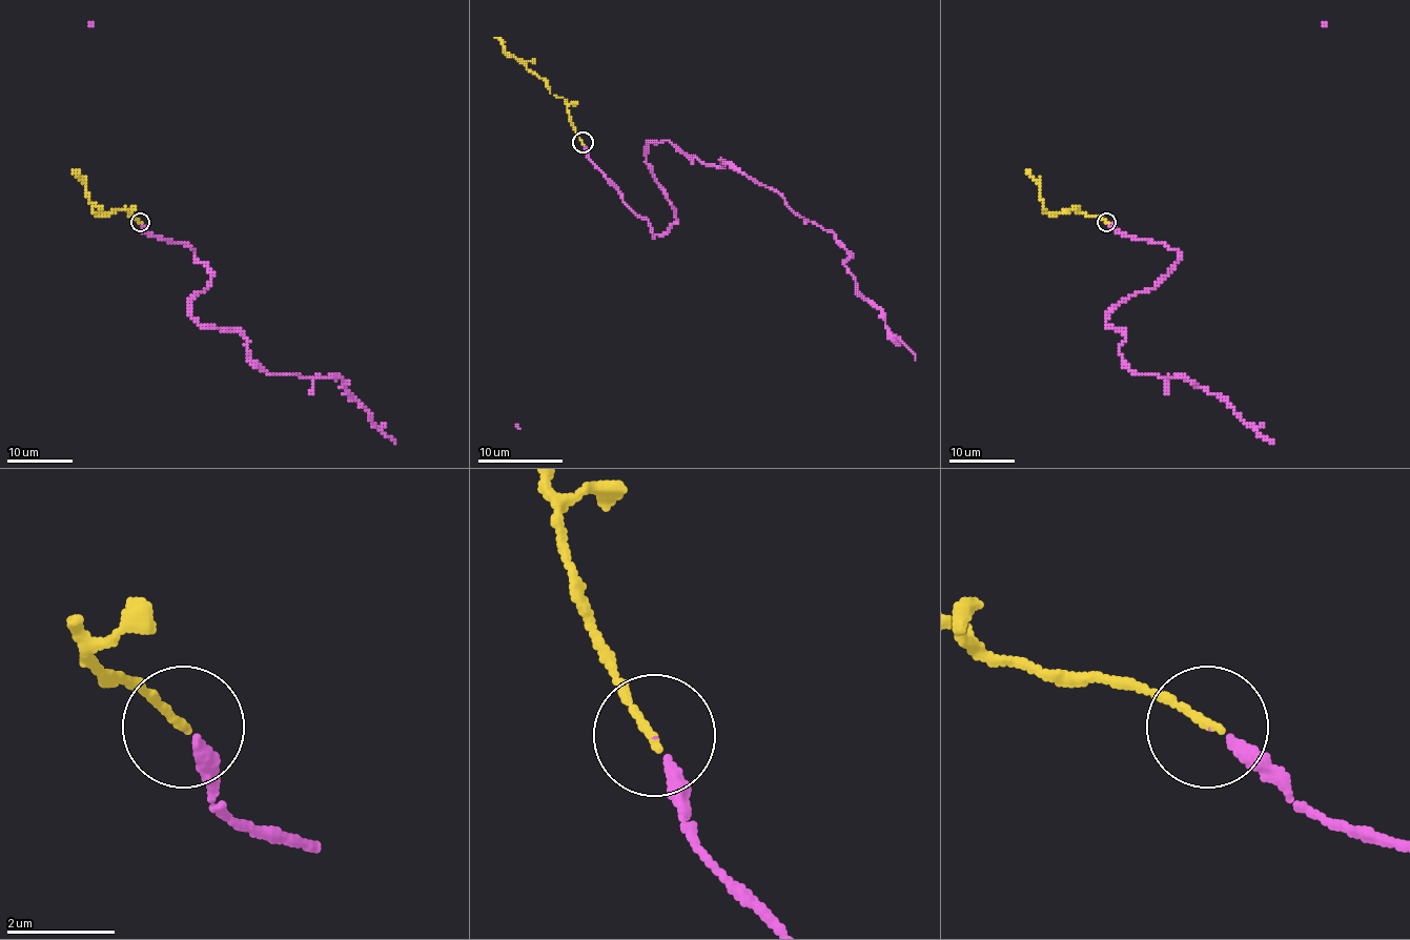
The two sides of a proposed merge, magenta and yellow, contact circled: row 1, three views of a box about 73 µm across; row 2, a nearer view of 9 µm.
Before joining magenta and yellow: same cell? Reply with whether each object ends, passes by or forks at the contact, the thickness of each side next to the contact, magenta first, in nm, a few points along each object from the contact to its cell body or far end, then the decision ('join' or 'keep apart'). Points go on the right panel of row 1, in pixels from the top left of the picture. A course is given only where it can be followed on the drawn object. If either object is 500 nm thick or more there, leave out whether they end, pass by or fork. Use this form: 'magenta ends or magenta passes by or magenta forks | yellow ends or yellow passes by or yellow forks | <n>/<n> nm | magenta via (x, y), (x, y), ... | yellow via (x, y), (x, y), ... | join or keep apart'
magenta ends | yellow ends | 130/140 nm | magenta via (1106, 222), (1180, 254), (1108, 312), (1121, 359), (1138, 374), (1187, 376), (1273, 442) | yellow via (1106, 222), (1071, 208), (1047, 213), (1041, 199), (1041, 184), (1026, 171) | join

